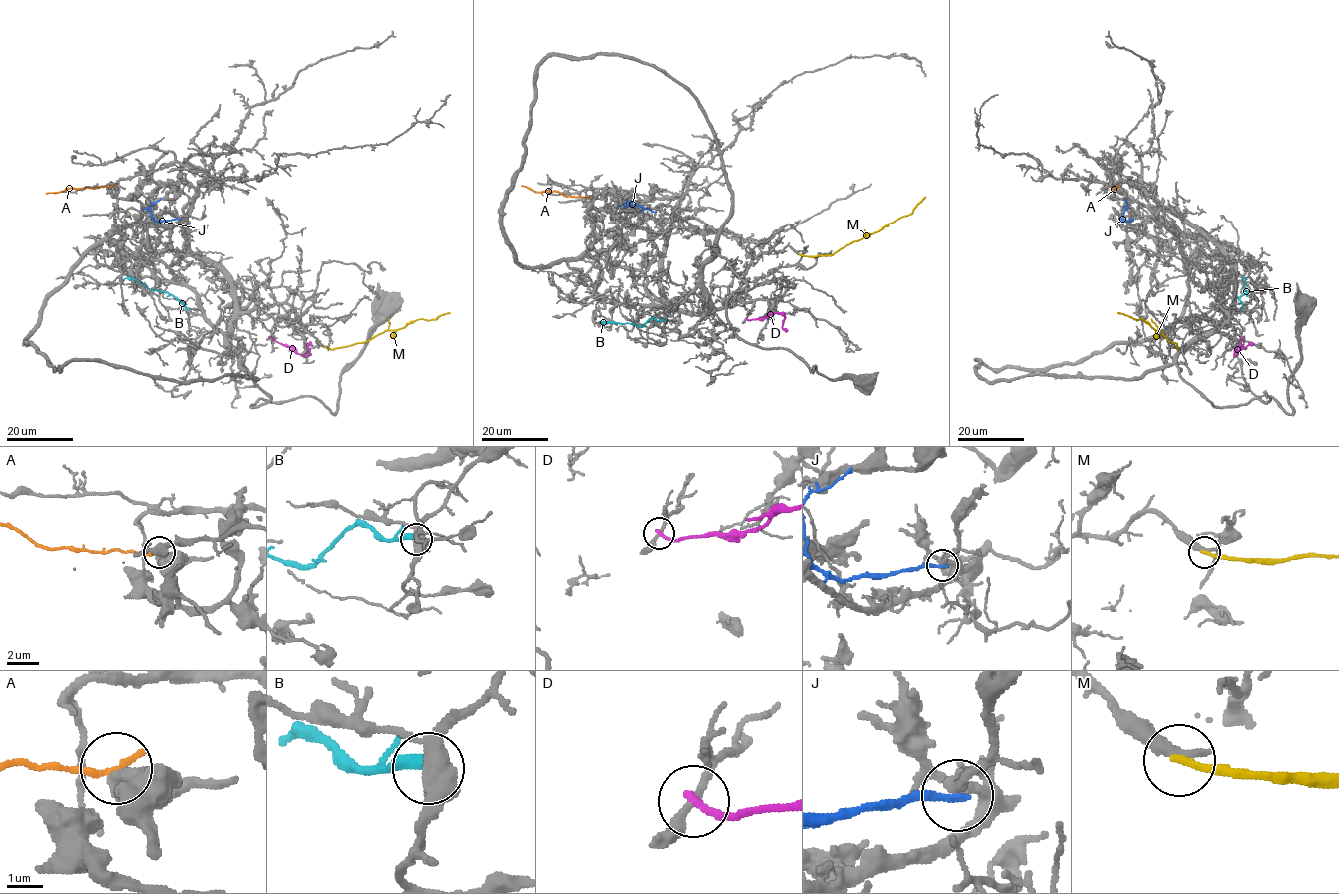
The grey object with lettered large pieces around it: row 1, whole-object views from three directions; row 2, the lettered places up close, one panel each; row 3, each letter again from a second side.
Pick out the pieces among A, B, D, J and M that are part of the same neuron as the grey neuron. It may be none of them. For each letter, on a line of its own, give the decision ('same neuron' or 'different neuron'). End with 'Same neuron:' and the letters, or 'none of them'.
A: different neuron
B: different neuron
D: different neuron
J: different neuron
M: different neuron
Same neuron: none of them

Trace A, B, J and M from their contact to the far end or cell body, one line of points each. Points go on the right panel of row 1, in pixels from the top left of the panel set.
A: (1118, 186), (1107, 193)
B: (1242, 309), (1239, 298), (1248, 291), (1244, 290), (1243, 281)
J: (1133, 219), (1123, 219), (1127, 206), (1124, 198)
M: (1176, 347), (1175, 343), (1144, 319), (1137, 320), (1117, 312)

